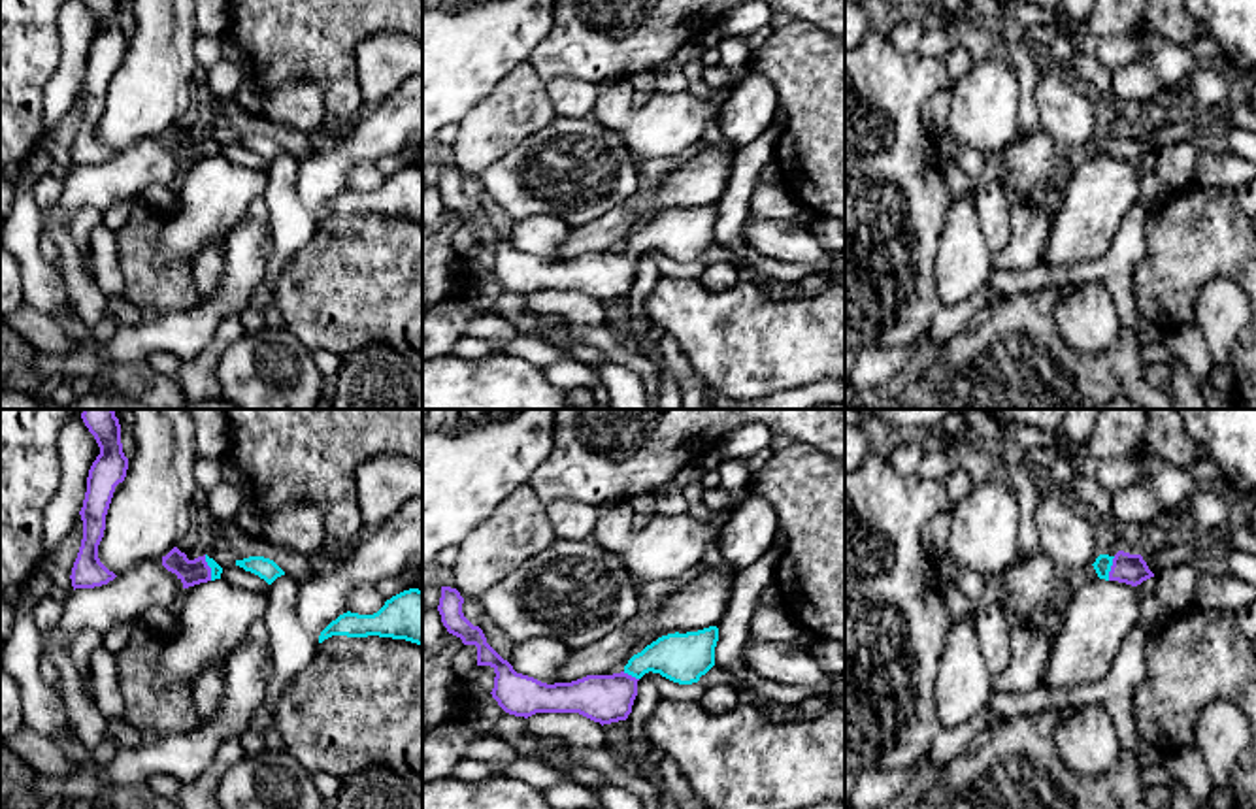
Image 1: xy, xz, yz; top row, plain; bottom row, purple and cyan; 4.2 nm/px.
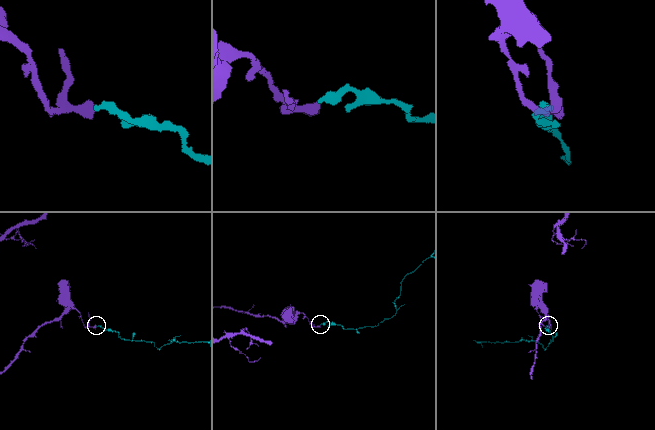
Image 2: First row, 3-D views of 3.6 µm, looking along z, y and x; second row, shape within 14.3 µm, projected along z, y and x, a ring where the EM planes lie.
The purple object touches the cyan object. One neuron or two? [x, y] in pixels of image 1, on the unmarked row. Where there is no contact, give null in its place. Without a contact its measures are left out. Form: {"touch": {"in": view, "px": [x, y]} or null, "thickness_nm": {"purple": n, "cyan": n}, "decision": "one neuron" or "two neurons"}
{"touch": {"in": "xy", "px": [210, 146]}, "thickness_nm": {"purple": 110, "cyan": 50}, "decision": "one neuron"}

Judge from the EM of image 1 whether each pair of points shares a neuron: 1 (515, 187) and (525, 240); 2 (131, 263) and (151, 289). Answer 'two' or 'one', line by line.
1: two
2: one

